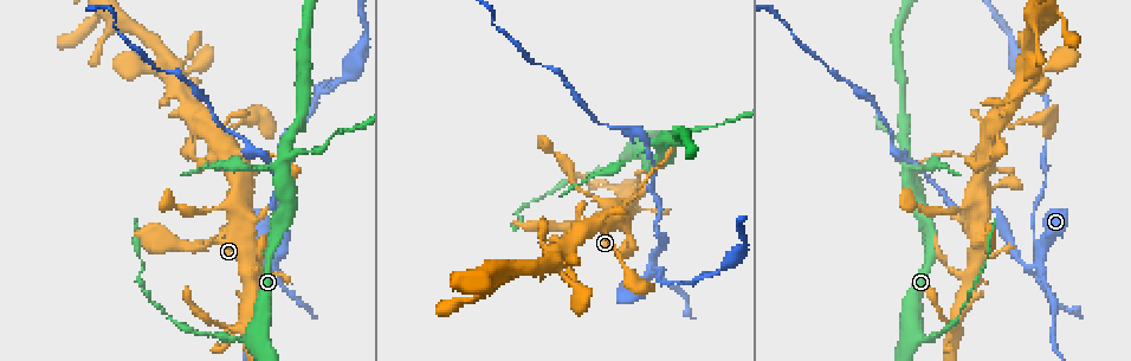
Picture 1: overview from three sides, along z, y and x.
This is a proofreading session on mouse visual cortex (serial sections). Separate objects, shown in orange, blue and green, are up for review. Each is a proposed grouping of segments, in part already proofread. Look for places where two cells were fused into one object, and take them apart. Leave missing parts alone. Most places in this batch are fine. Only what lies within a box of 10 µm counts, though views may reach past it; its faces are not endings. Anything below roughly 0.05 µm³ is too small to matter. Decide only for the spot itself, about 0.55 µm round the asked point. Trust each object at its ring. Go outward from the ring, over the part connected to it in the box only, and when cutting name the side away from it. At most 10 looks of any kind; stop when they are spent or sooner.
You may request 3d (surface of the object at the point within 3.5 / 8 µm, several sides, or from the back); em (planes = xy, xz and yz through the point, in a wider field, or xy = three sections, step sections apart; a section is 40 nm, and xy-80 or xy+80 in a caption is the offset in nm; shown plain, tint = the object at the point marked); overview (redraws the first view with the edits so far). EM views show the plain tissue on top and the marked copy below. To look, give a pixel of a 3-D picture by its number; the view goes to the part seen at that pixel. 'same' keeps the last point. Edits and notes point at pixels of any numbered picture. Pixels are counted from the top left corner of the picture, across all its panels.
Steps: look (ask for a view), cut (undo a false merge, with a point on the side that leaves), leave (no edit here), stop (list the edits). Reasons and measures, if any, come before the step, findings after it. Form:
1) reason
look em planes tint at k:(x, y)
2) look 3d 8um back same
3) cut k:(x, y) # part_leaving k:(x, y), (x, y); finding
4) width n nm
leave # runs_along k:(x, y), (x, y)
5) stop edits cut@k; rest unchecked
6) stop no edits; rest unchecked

abrupt turn
look 3d 3.5um at 1:(250, 273)

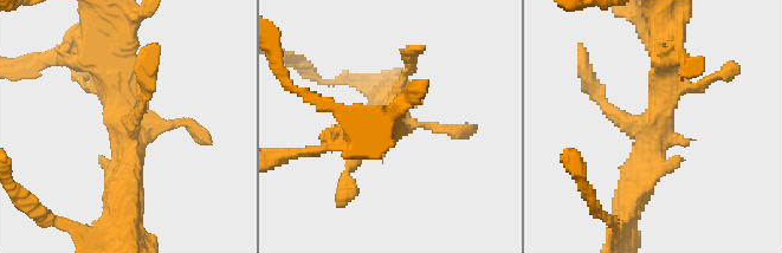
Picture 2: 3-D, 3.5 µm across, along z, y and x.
look em xy step 2 tint at 2:(654, 125)

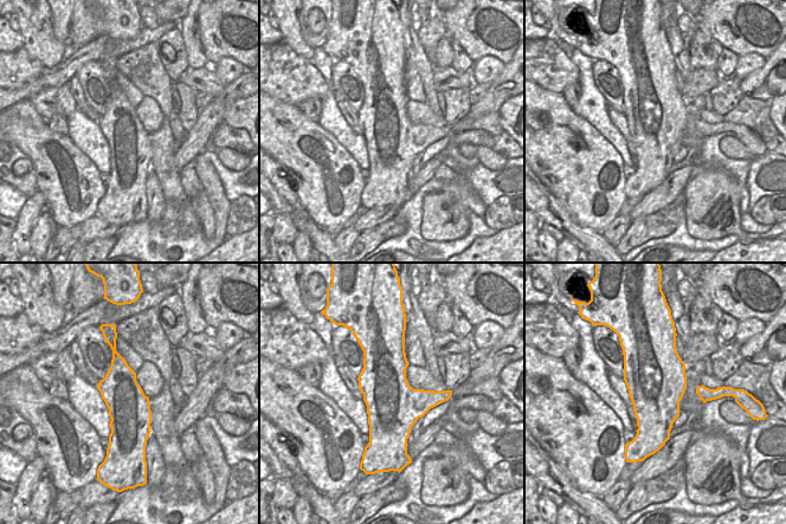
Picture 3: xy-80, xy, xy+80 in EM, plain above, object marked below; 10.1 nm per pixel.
width 550 nm
leave # runs_along 2:(700, 84), (661, 103), (631, 198); one cell here

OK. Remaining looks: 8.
arms run side by side
look 3d 3.5um at 1:(282, 174)

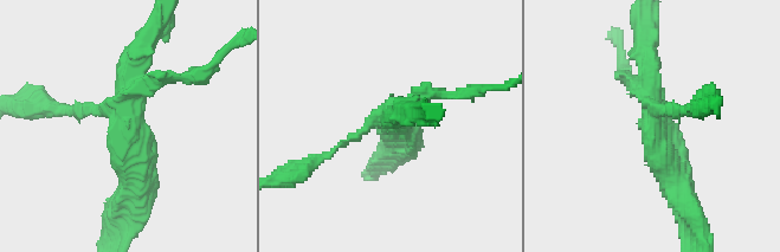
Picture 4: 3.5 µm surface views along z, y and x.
cut 4:(677, 111) # part_leaving 4:(655, 112), (713, 105); a second cell is stuck on

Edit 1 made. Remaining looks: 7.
sharp bend
look 3d 3.5um at 1:(1037, 263)

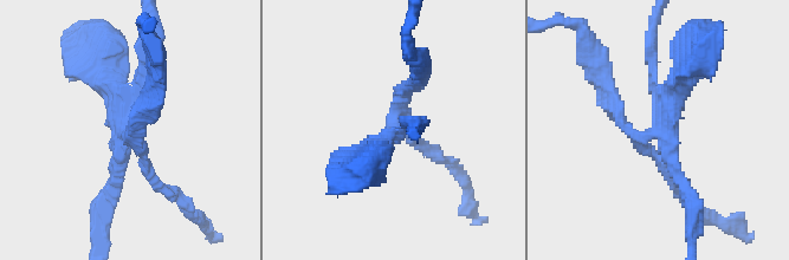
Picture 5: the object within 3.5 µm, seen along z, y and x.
shape alone is not enough
look em xy step 1 tint at 5:(126, 131)

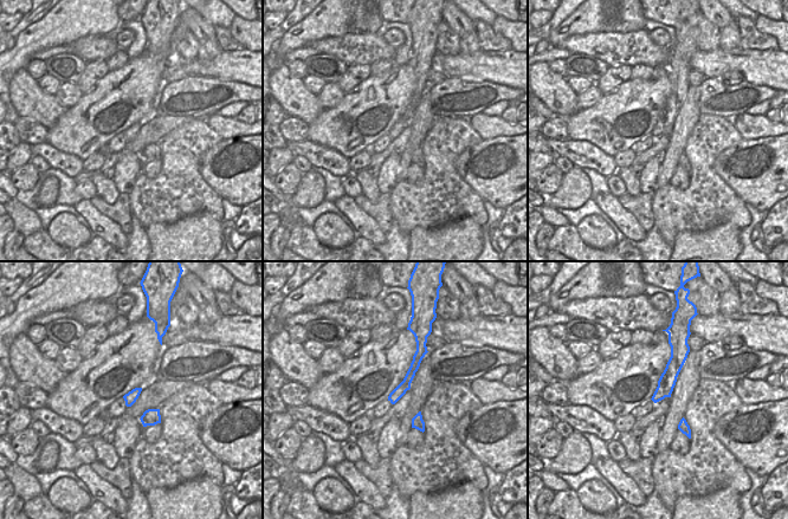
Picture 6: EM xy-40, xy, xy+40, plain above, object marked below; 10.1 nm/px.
cut it another way
look em xy step 2 tint same

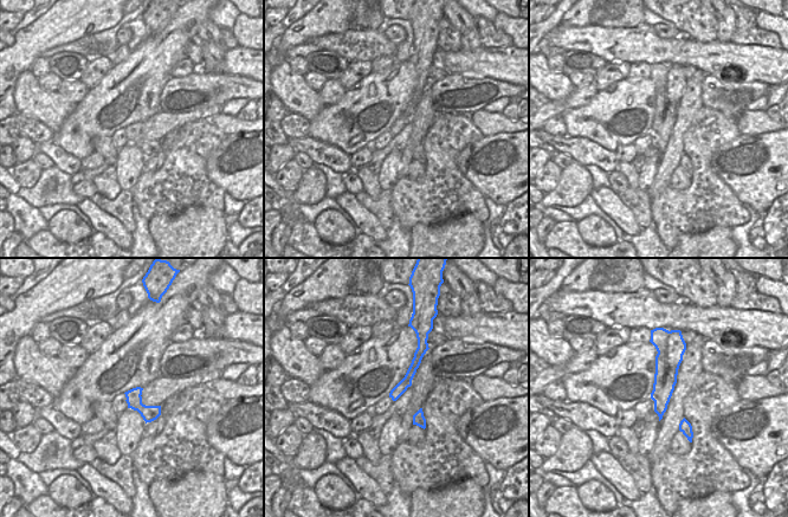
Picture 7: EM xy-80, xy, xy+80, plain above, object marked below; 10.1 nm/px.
width 120 nm
cut 5:(148, 171) # border 7:(140, 395), (129, 395), (127, 398); two cells meet here

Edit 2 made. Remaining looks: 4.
narrows sharply
look 3d 3.5um at 1:(204, 208)

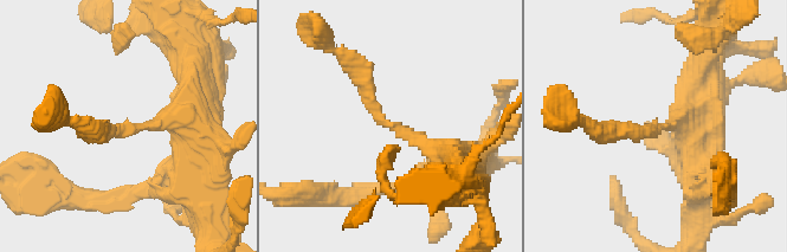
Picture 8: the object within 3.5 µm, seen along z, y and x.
arm_widths 200, 350 nm
look em planes tint at 8:(124, 128)

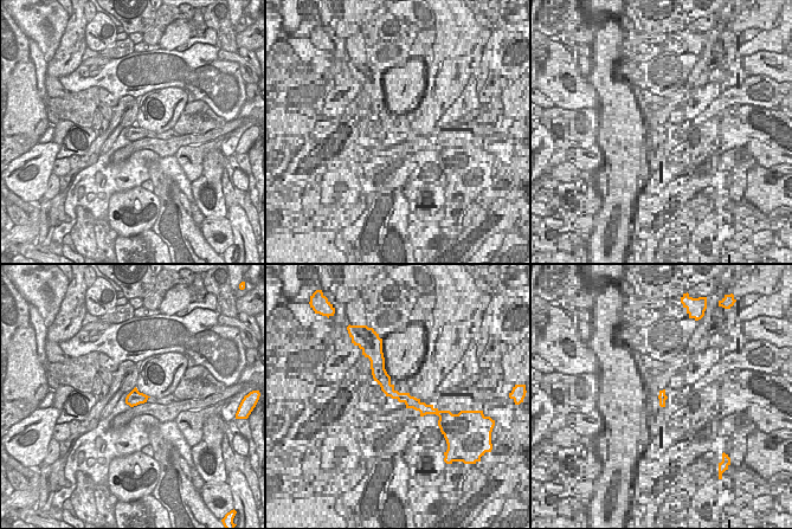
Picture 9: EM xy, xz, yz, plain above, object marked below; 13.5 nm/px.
leave # runs_along 8:(463, 166), (375, 115), (349, 60); one cell here

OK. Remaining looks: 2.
stop edits cut@4, cut@5; rest unchecked

